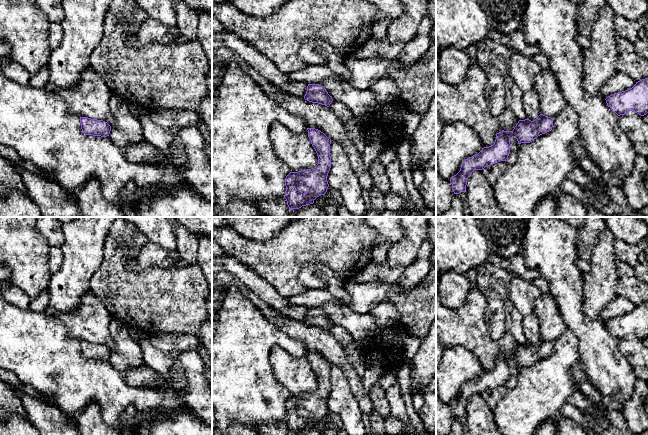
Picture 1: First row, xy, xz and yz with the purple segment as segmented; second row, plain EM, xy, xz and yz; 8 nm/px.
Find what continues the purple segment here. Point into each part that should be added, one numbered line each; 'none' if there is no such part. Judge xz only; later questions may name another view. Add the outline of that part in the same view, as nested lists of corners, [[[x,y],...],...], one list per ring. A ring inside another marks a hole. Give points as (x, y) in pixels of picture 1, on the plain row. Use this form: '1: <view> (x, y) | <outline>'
none

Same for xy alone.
none

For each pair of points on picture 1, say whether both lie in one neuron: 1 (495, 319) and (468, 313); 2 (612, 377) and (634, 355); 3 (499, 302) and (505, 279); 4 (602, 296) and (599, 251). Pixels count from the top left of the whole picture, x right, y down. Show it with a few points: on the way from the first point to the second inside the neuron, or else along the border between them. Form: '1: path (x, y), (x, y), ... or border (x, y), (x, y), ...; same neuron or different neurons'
1: border (482, 294), (486, 300), (488, 333), (495, 339); different neurons
2: border (618, 340), (620, 352), (637, 377); different neurons
3: path (499, 296), (499, 285); same neuron
4: path (603, 285), (602, 262); same neuron

